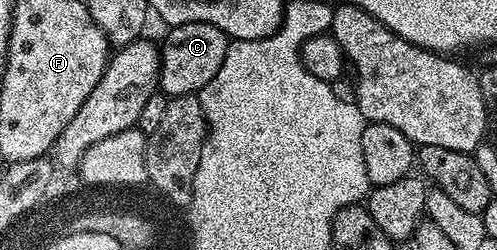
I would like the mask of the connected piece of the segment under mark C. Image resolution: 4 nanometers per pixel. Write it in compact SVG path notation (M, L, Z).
M188 23L169 27L166 39L160 42L162 72L158 76L161 93L175 98L185 94L198 94L220 71L228 45L228 37L220 28L208 23Z

